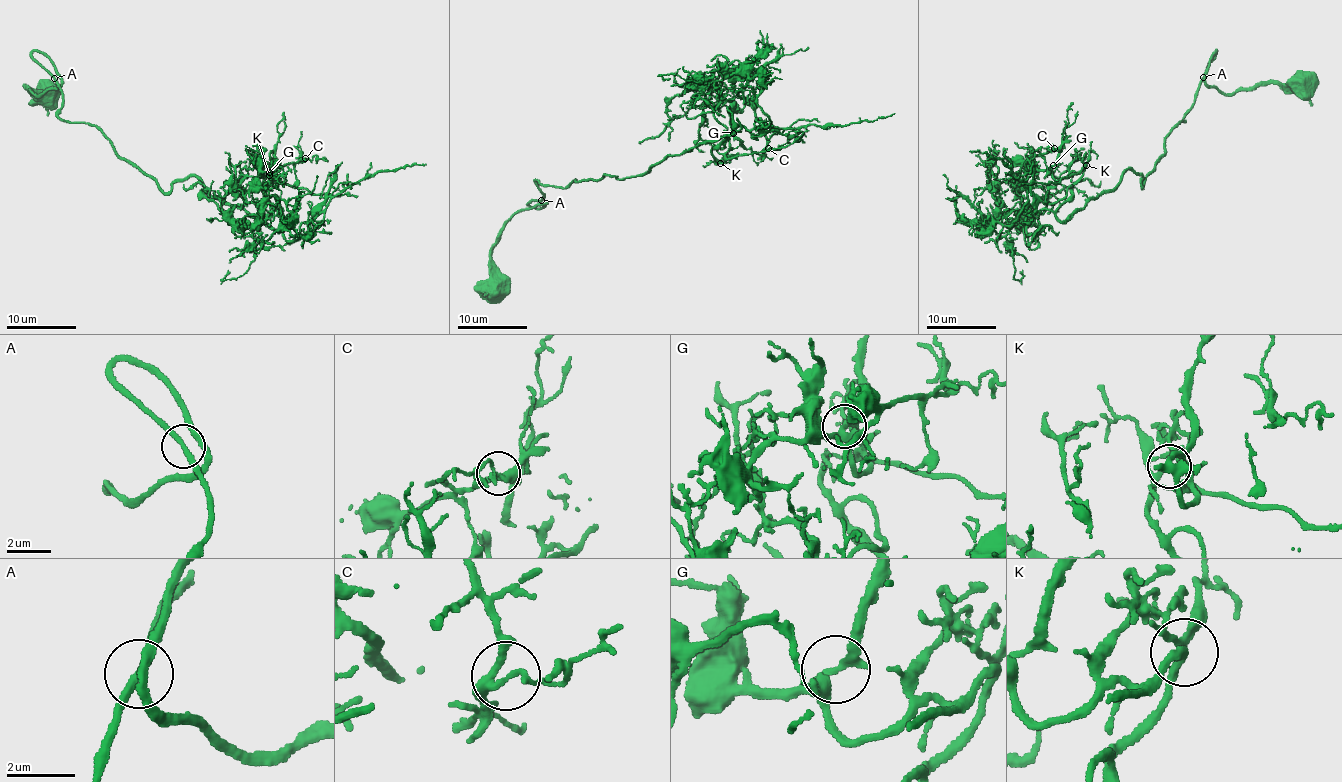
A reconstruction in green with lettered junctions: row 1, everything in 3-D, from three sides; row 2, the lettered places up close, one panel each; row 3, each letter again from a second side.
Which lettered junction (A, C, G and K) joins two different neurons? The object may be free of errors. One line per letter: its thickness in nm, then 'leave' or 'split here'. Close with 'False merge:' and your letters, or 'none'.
A: 190 nm | leave
C: 200 nm | leave
G: 190 nm | leave
K: 180 nm | leave
False merge: none

